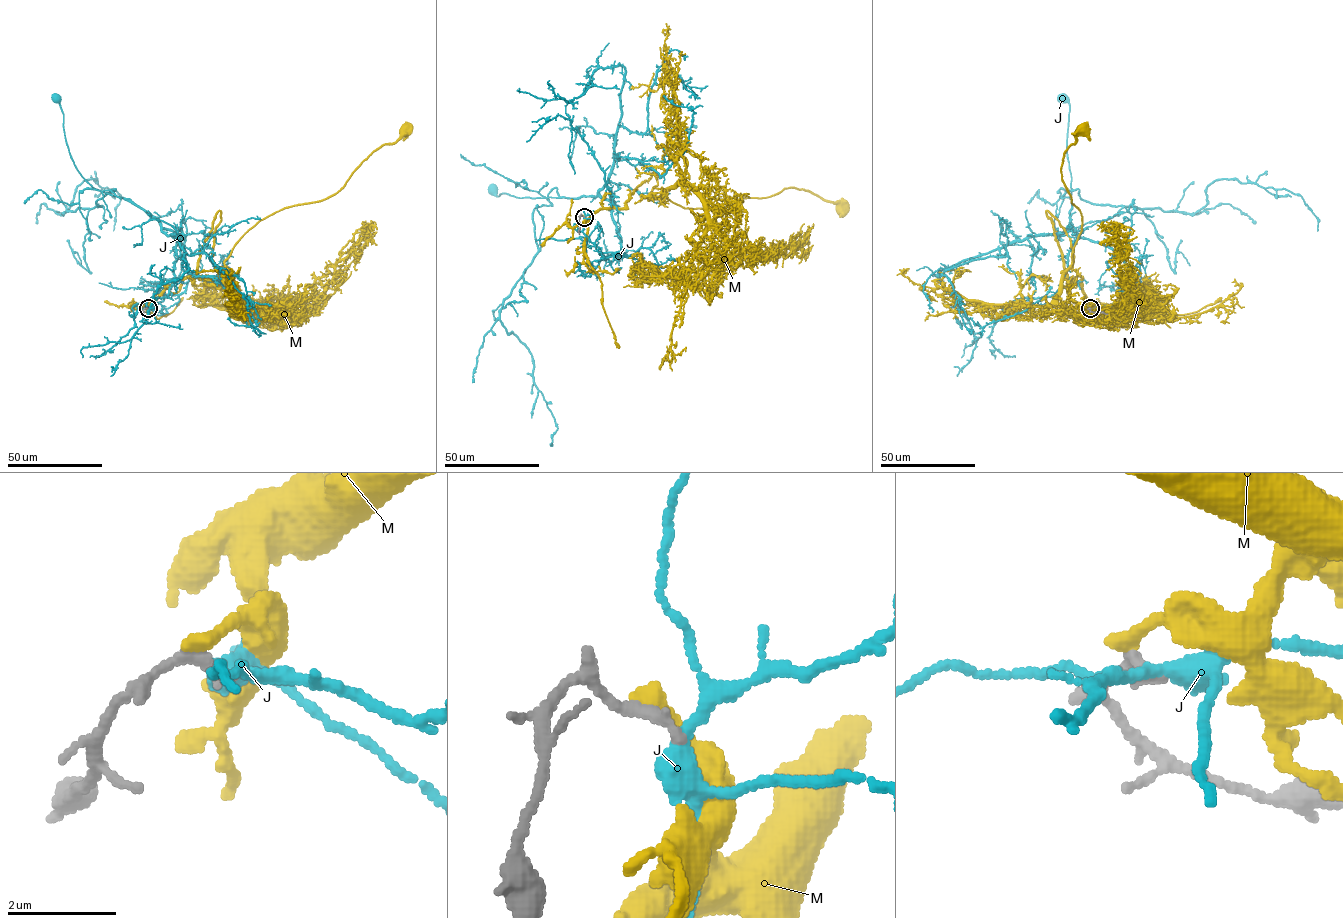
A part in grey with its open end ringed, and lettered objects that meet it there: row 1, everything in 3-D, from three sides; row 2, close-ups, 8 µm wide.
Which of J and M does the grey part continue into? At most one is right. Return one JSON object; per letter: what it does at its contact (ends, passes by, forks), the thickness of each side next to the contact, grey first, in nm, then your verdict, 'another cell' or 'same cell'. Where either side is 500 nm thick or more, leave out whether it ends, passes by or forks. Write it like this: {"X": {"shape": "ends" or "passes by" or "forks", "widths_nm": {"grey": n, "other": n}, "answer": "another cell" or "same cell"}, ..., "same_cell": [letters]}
{"J": {"shape": "forks", "widths_nm": {"grey": 240, "other": 320}, "answer": "another cell"}, "M": {"shape": "ends", "widths_nm": {"grey": 280, "other": 320}, "answer": "another cell"}, "same_cell": []}

